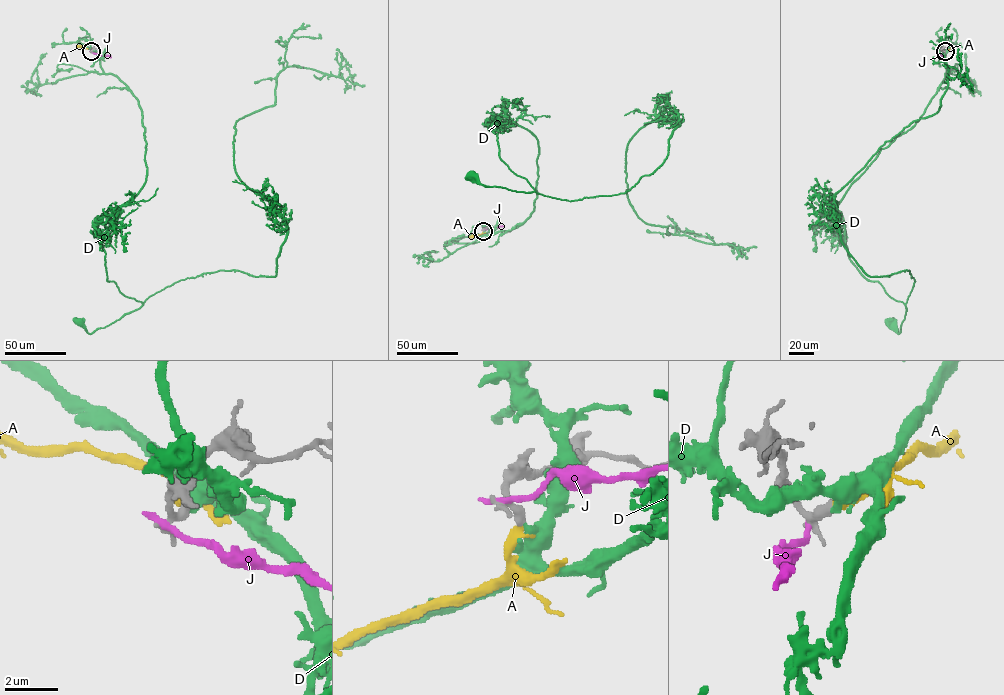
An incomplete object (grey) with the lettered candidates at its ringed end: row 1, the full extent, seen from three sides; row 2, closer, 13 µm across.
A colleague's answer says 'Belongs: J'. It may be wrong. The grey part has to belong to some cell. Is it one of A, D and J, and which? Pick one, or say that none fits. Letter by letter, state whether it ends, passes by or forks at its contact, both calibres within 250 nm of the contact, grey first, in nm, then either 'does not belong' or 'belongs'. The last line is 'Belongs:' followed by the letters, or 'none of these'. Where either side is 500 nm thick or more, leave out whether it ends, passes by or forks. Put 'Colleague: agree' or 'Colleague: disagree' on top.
Colleague: disagree
A: it ends; calibres 280 and 440 nm; belongs
D: it passes by; calibres 280 and 320 nm; does not belong
J: it ends; calibres 280 and 280 nm; does not belong
Belongs: A

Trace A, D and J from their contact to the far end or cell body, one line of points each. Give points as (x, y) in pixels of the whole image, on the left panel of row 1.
A: (91, 51), (76, 45)
D: (91, 51), (141, 111), (145, 183), (121, 207), (101, 247), (107, 280), (142, 305), (91, 333), (80, 319)
J: (90, 52), (111, 57)

